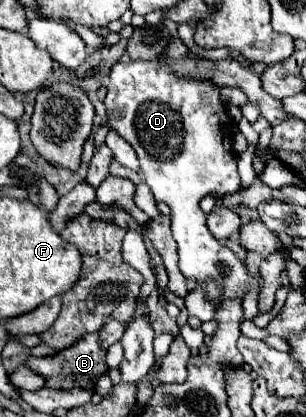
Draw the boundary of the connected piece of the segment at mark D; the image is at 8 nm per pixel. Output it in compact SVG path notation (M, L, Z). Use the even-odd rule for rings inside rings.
M120 60L110 68L110 82L106 94L106 112L108 112L108 126L114 128L138 154L140 172L144 182L150 186L154 198L158 202L166 202L172 208L172 234L178 244L178 268L186 278L196 280L196 288L188 292L186 310L190 316L200 318L202 322L210 322L216 316L216 310L224 306L224 302L232 298L244 300L246 294L252 290L262 290L258 276L250 276L246 264L224 244L220 244L206 228L206 216L200 210L200 200L210 194L226 194L236 192L240 188L240 174L238 174L238 158L230 148L230 118L220 94L220 86L212 86L212 82L196 82L192 78L176 78L172 70L168 70L168 62L164 60ZM208 280L220 286L218 302L208 300L206 284Z

